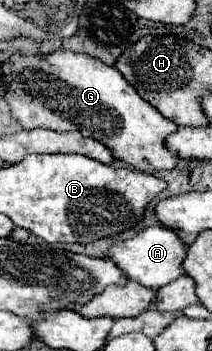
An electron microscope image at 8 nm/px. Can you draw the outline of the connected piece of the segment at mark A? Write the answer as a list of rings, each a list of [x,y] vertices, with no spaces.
[[[147,227],[145,231],[137,233],[133,239],[119,241],[119,245],[109,249],[109,257],[123,269],[129,279],[139,281],[149,289],[161,289],[163,285],[175,281],[177,277],[187,275],[183,269],[183,261],[187,255],[187,243],[167,227]]]

